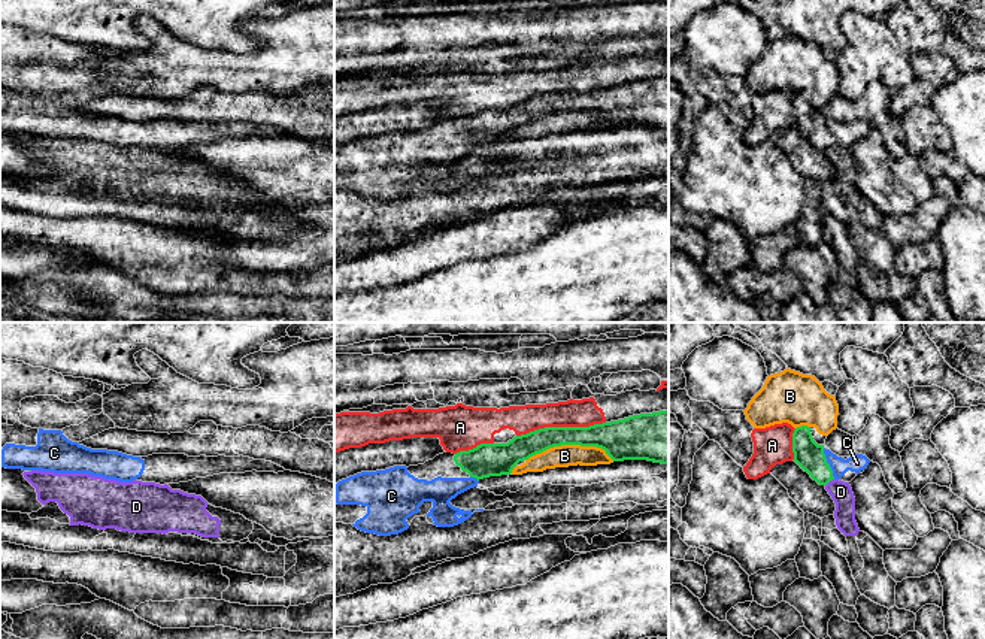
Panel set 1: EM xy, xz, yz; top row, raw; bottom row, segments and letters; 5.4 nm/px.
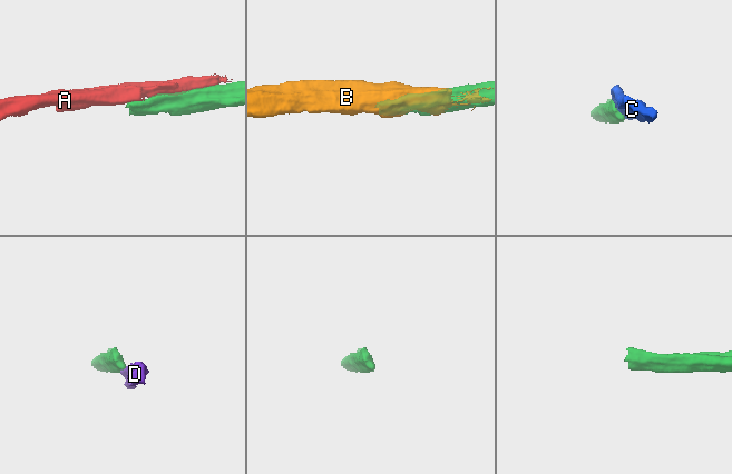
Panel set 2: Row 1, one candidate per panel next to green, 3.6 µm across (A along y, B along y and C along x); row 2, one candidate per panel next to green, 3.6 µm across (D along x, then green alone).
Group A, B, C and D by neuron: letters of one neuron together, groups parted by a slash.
A / B / C / D

